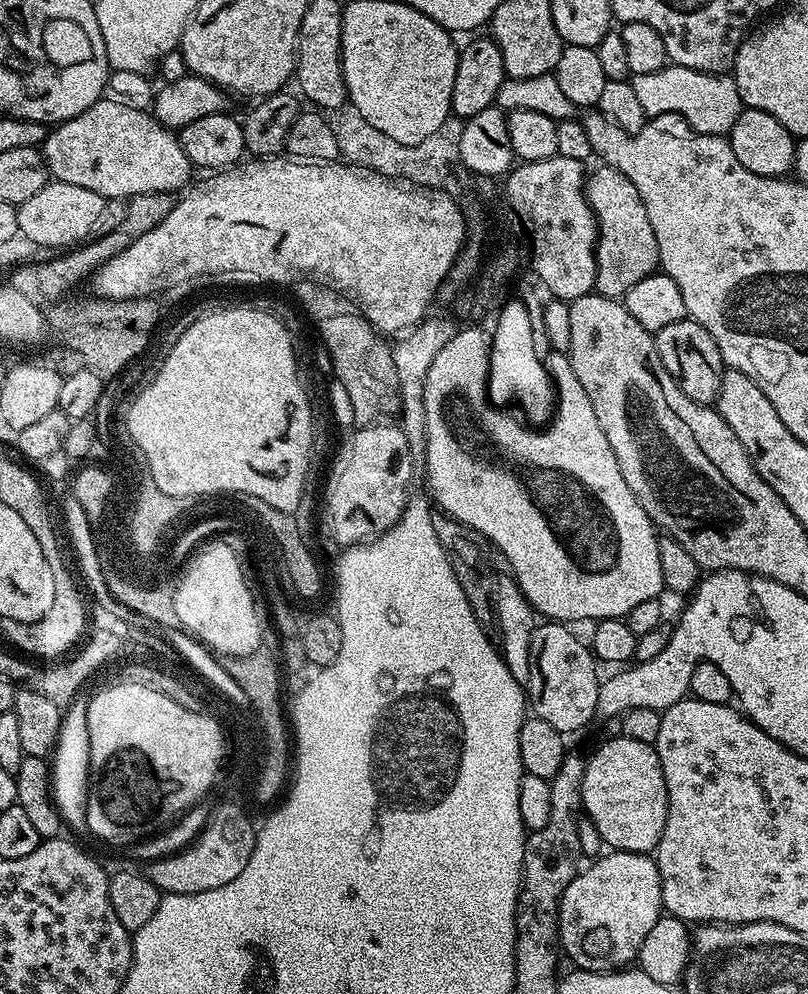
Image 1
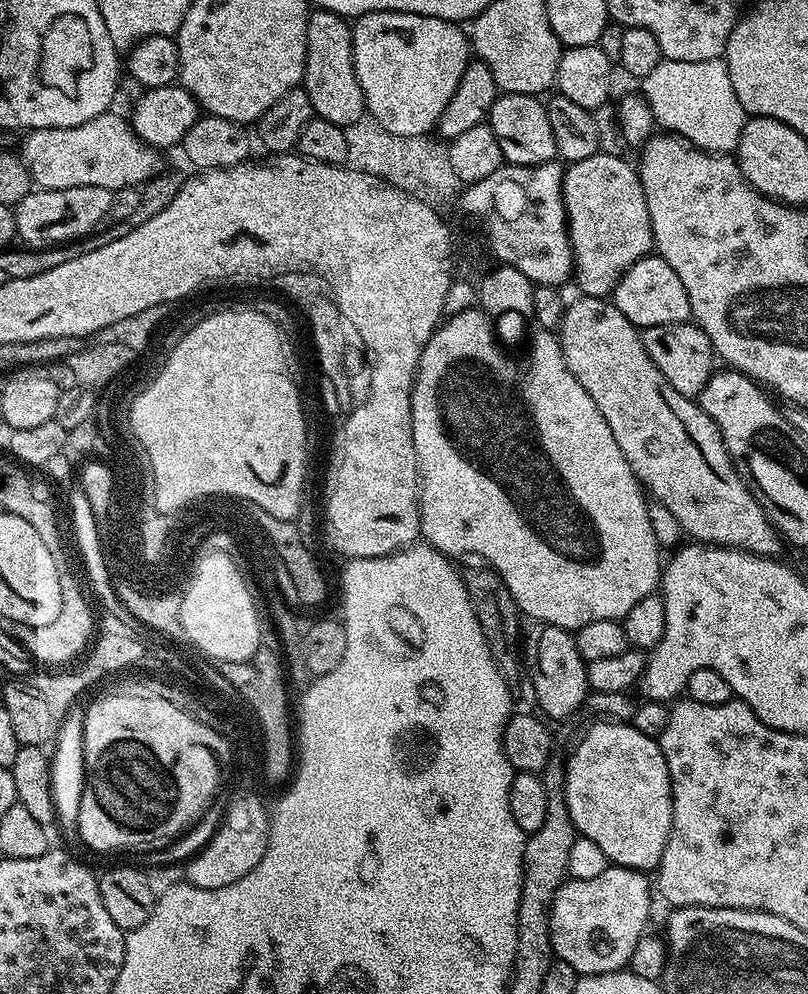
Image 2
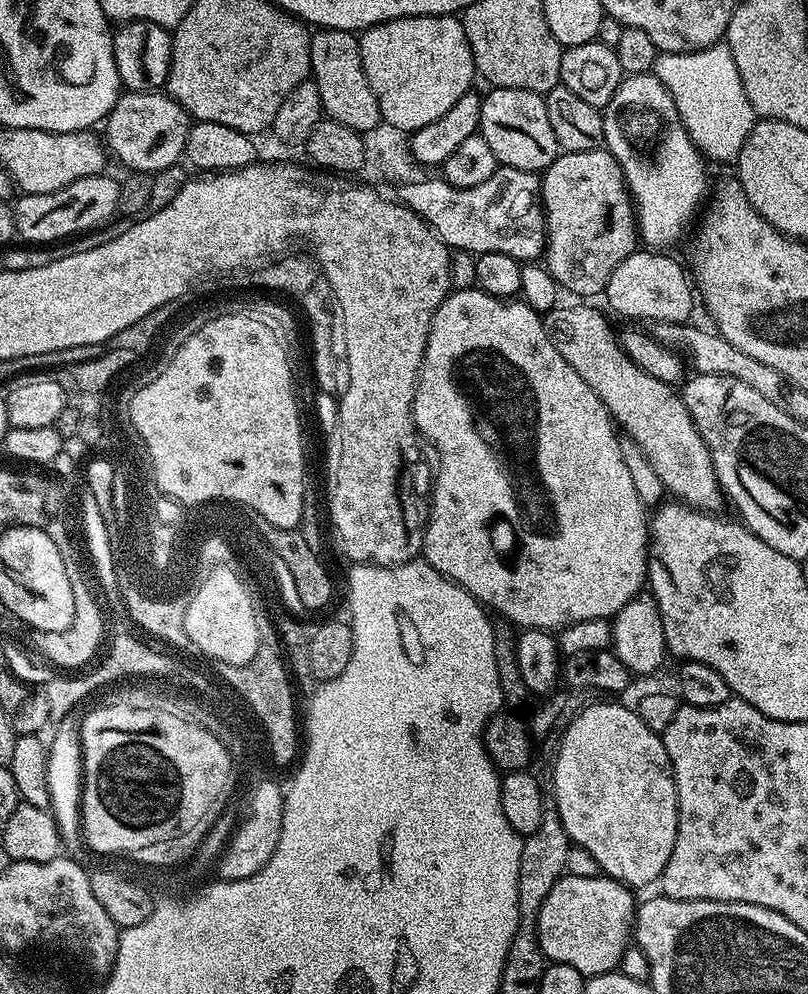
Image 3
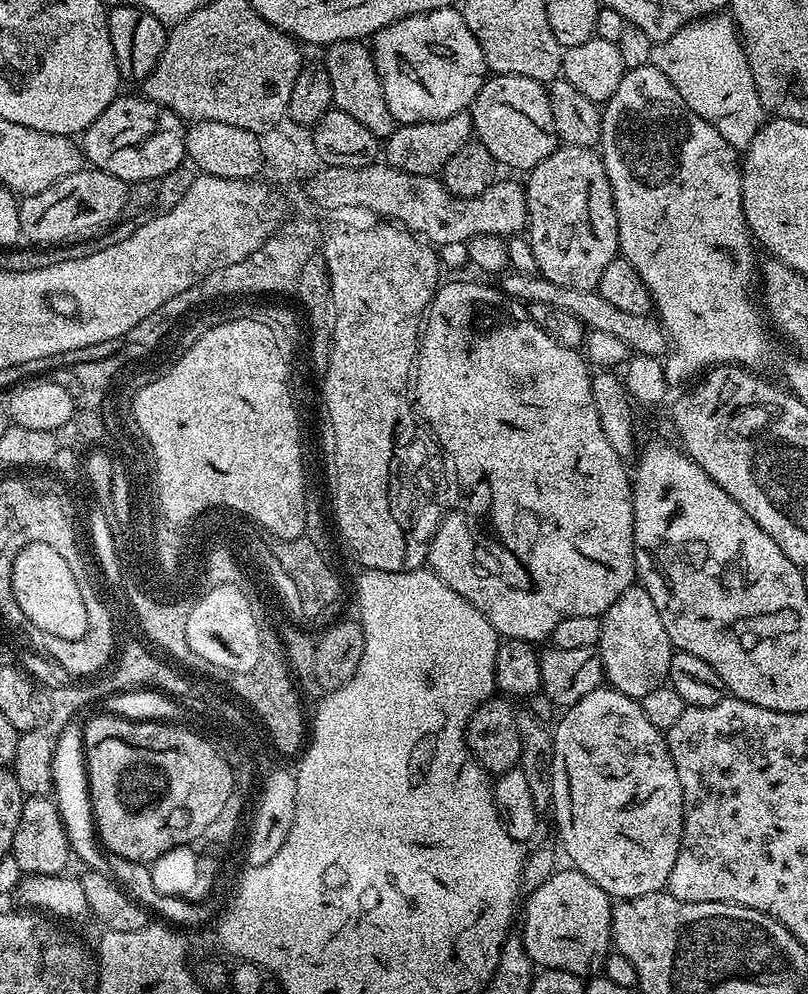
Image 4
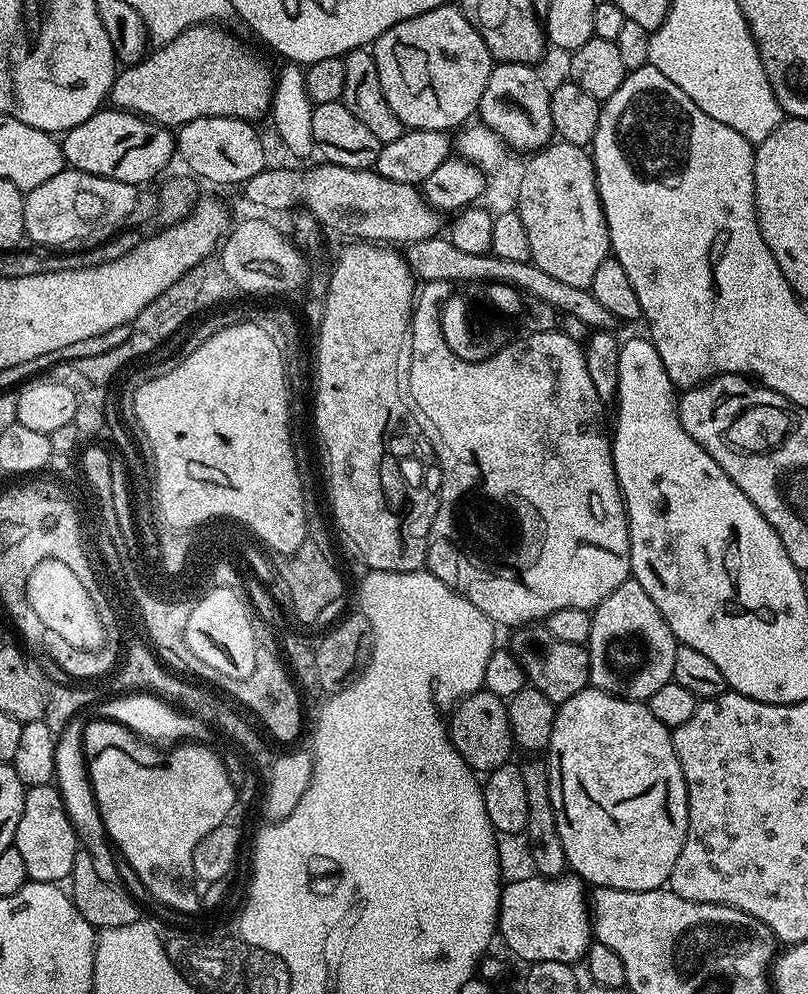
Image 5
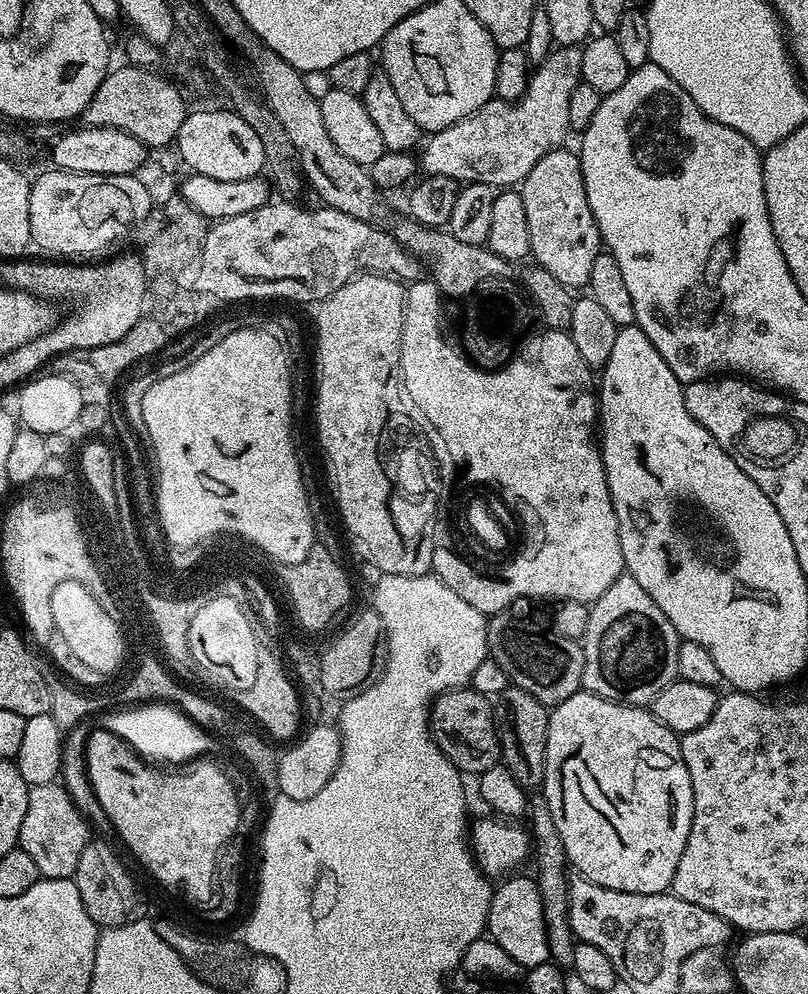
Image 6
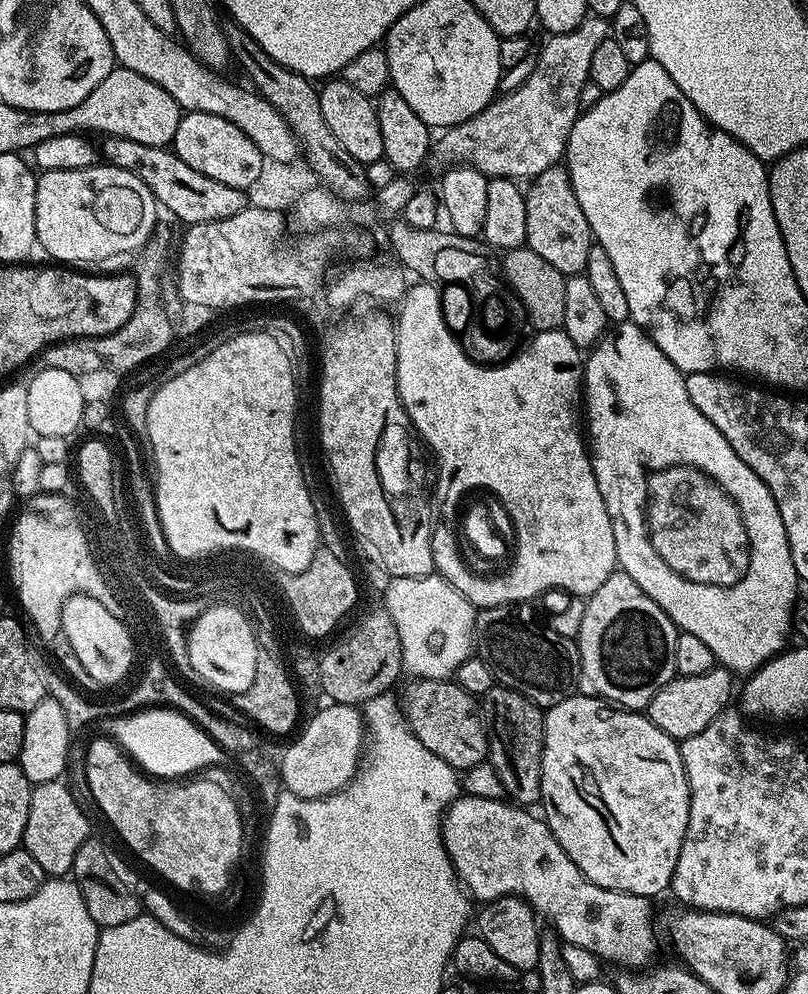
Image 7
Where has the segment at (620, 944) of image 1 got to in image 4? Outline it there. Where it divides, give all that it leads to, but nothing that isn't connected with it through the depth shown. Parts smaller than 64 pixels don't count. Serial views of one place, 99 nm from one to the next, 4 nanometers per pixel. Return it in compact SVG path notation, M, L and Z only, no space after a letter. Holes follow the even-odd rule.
M571 866L561 867L552 873L538 890L527 893L526 899L522 904L522 916L524 912L524 929L518 932L521 940L526 946L526 954L530 954L533 965L541 969L557 968L558 970L569 971L581 978L591 977L599 973L604 967L604 960L608 957L610 949L613 947L612 942L612 906L613 897L602 890L586 874L577 872Z

